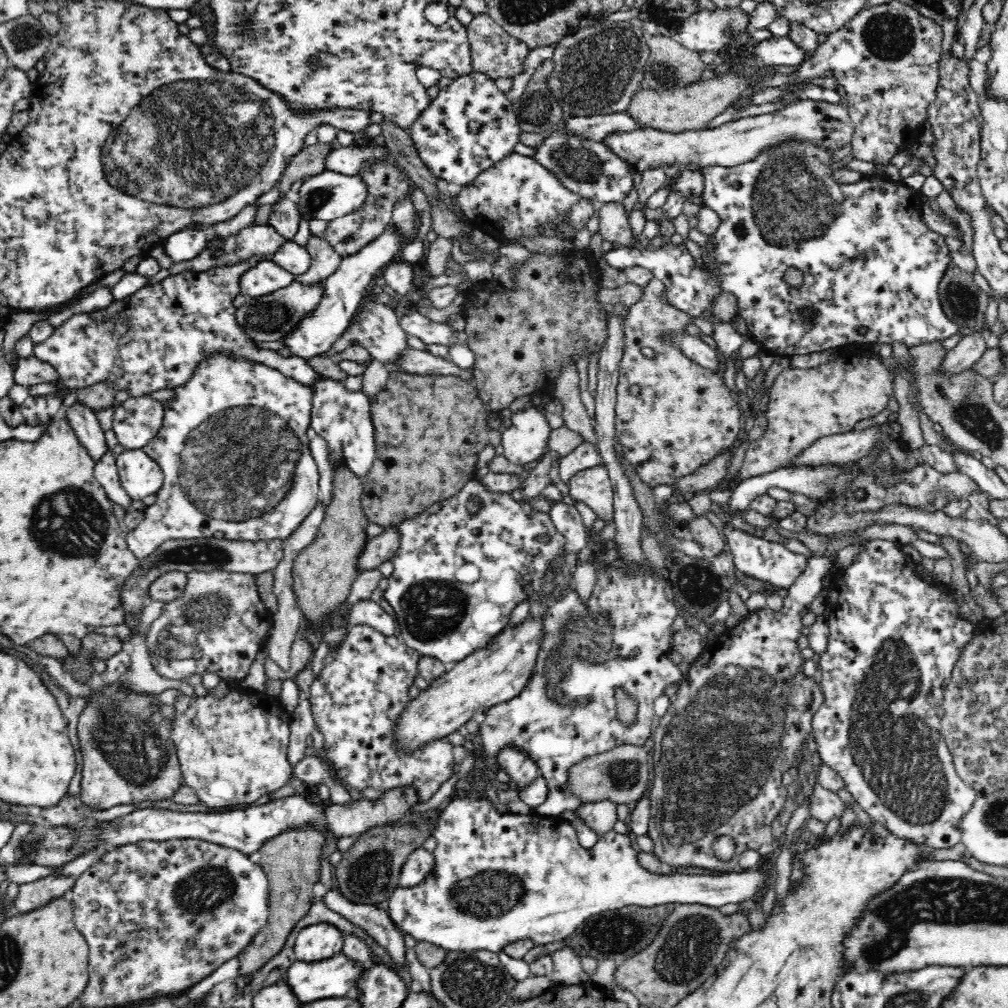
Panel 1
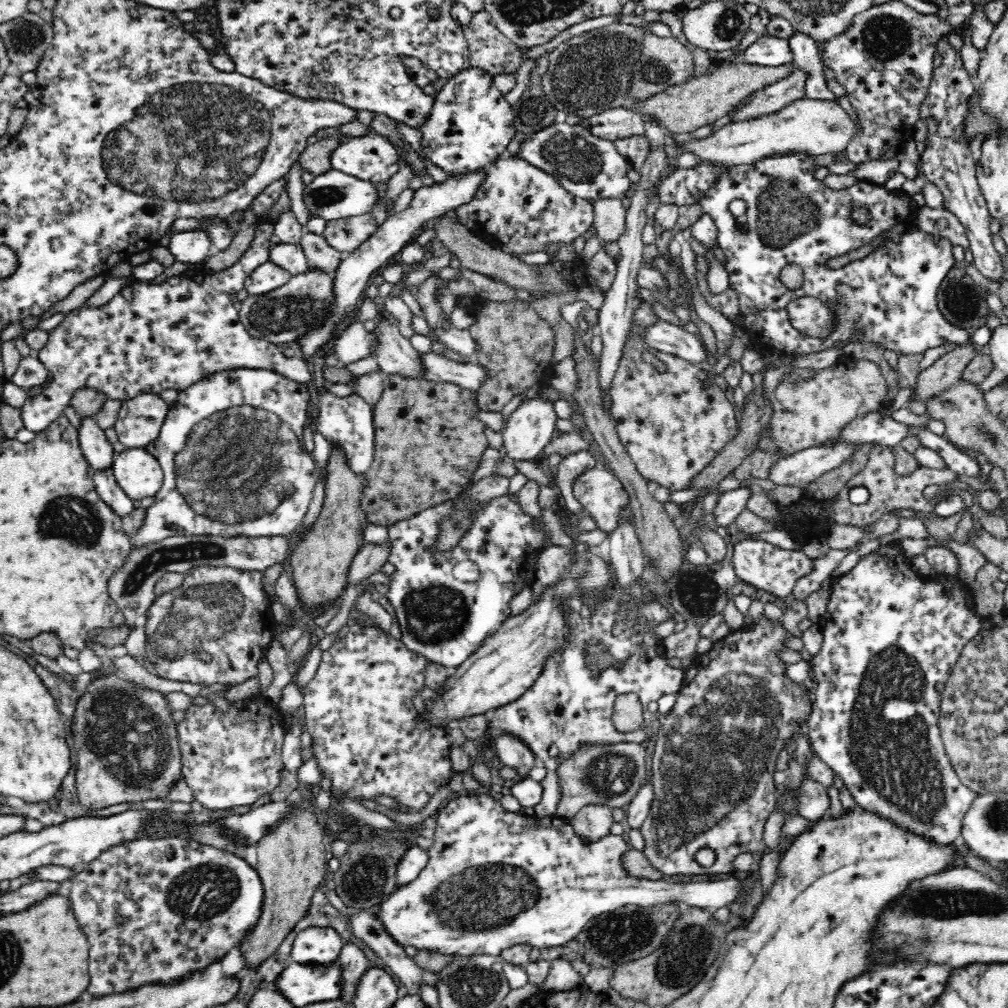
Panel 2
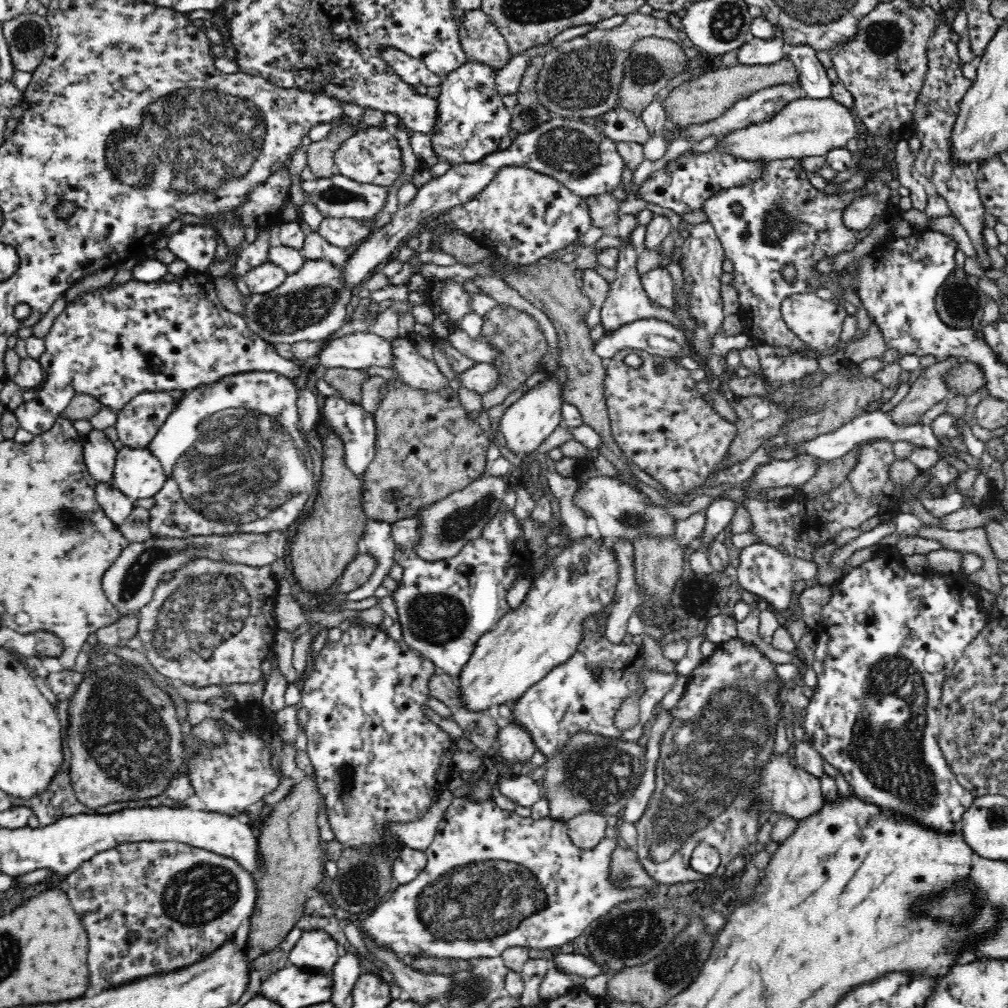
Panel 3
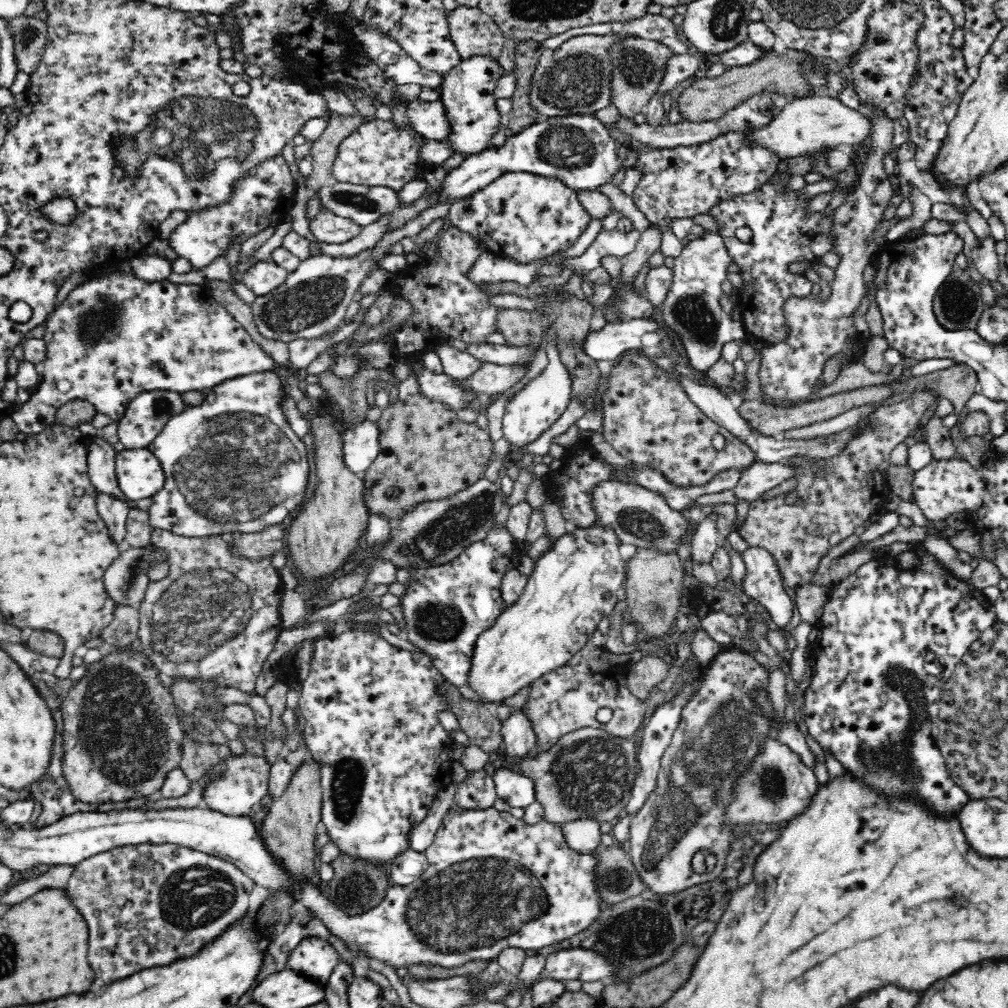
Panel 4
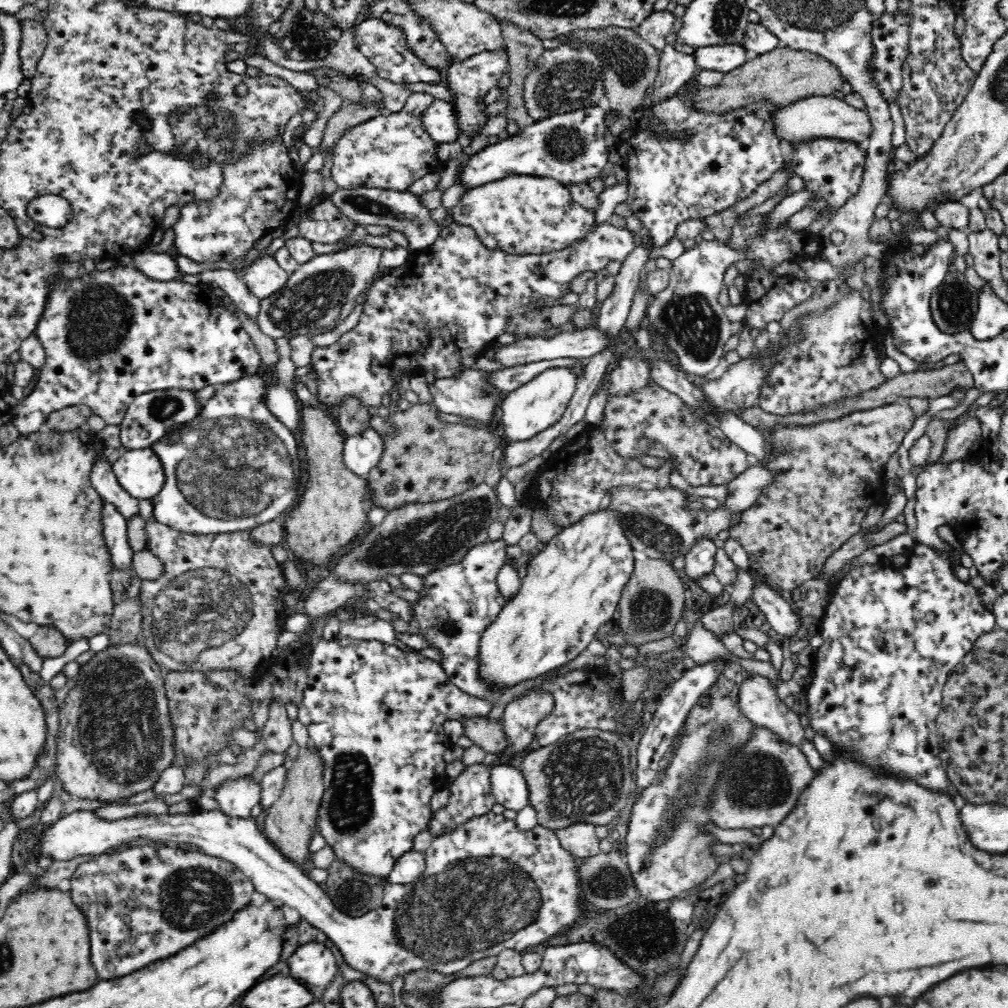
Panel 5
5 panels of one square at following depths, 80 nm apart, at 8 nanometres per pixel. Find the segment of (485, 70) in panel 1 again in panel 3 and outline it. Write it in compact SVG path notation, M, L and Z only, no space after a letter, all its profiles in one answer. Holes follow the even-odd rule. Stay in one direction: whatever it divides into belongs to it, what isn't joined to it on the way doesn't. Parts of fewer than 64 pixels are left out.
M481 8L466 10L460 19L455 20L460 45L468 61L483 62L499 70L510 60L504 35Z

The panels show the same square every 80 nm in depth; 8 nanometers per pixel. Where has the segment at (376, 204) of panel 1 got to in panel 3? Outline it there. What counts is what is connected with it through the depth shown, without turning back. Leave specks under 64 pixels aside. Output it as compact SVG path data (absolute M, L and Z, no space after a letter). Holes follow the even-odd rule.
M324 217L316 232L332 246L348 248L354 242L360 242L370 234L370 225L373 221L361 222L354 218Z

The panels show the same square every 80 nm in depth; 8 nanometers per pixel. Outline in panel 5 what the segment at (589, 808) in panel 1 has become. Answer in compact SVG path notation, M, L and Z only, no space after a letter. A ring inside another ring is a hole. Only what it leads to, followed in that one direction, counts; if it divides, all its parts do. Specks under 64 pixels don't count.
M574 823L572 826L557 832L560 845L576 858L588 858L600 853L599 839L595 834L595 825L590 823Z

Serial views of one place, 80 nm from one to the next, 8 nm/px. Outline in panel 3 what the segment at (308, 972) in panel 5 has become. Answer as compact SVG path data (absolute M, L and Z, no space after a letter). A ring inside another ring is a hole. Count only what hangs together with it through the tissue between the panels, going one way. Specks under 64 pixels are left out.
M306 931L289 952L288 964L314 973L330 974L340 953L338 943L326 931Z

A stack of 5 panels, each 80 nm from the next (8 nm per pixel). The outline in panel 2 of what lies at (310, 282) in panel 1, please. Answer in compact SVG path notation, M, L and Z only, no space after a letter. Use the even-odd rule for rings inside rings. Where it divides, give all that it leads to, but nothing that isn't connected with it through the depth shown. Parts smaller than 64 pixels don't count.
M304 232L300 244L309 266L321 268L324 272L335 272L344 254L327 243L322 236Z

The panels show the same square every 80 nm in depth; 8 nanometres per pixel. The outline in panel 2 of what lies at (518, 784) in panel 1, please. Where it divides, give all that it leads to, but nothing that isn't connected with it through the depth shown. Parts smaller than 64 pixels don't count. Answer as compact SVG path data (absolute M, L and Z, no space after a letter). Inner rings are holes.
M503 733L496 737L496 752L502 762L519 770L518 777L528 777L528 771L534 766L533 752L524 741L517 740L513 734Z

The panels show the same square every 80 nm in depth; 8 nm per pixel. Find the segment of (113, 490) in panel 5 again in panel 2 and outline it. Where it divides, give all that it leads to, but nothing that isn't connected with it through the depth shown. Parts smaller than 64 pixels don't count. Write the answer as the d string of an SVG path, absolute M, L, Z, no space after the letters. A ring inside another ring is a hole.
M84 417L78 429L79 445L93 471L112 468L114 448L92 417Z

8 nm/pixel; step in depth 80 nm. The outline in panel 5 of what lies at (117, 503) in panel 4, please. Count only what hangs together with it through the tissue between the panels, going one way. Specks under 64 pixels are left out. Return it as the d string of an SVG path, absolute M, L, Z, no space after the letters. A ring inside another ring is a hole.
M105 502L102 507L102 522L104 522L104 540L113 570L128 572L132 569L136 551L132 550L128 540L126 519L118 513L114 505Z

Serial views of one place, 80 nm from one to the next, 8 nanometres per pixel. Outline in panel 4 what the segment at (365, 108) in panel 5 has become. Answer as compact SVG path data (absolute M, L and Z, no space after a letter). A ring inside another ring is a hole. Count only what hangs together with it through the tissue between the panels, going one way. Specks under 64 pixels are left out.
M358 113L347 116L334 115L328 119L322 135L310 145L313 170L308 176L304 176L305 189L311 189L316 194L321 187L326 186L328 178L332 178L332 164L342 140L351 136L354 130L366 122L368 121Z

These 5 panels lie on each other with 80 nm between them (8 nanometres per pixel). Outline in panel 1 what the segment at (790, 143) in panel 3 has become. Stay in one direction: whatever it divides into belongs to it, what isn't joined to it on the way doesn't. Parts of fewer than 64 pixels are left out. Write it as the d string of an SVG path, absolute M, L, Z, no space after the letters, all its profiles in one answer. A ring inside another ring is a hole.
M802 99L782 110L760 116L744 116L716 128L663 131L638 127L629 131L611 132L602 142L612 155L627 162L634 171L642 173L670 166L683 169L686 164L696 164L700 167L735 167L756 158L756 154L784 140L802 141L802 145L806 140L811 140L819 146L836 150L851 143L853 135L852 120L844 106Z

